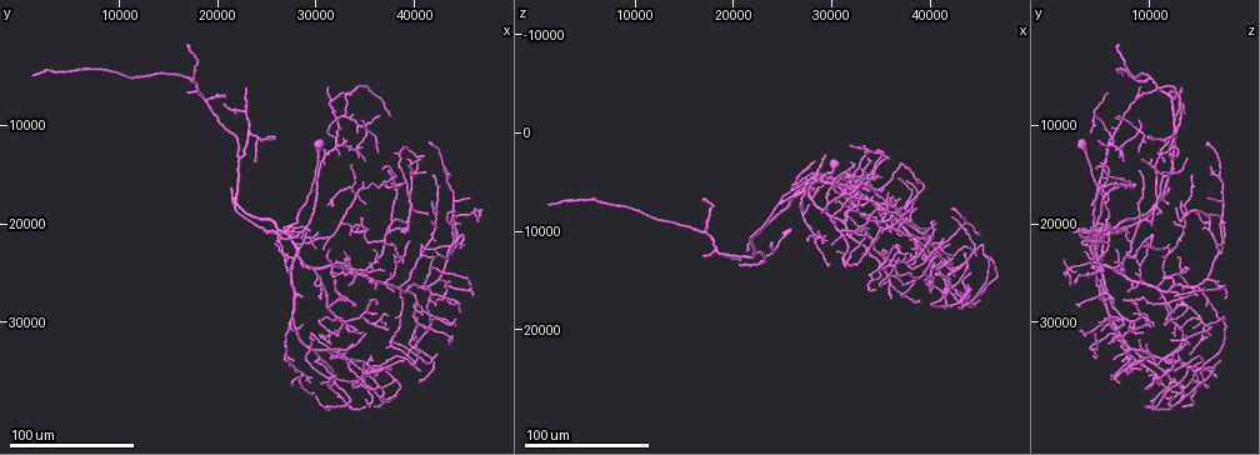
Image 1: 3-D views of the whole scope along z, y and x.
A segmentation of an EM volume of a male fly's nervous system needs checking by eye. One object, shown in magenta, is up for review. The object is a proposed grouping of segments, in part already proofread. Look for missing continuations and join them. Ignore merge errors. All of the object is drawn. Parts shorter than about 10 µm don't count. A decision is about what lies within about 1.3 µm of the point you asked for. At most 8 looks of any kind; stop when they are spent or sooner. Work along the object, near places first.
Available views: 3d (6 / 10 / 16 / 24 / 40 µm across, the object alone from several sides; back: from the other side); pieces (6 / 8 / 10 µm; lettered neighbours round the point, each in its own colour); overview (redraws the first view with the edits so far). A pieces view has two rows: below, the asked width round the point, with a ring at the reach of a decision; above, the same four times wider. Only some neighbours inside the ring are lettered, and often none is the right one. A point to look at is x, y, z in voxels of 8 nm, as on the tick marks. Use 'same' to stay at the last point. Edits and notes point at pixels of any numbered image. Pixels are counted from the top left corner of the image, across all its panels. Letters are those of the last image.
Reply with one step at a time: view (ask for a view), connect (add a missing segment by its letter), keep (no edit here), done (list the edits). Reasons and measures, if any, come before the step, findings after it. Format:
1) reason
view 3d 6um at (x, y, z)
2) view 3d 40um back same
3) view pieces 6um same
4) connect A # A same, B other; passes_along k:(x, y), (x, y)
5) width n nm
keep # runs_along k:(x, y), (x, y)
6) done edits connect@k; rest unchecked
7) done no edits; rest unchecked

long arm stops here
view 3d 40um at (36600, 38400, 12800)

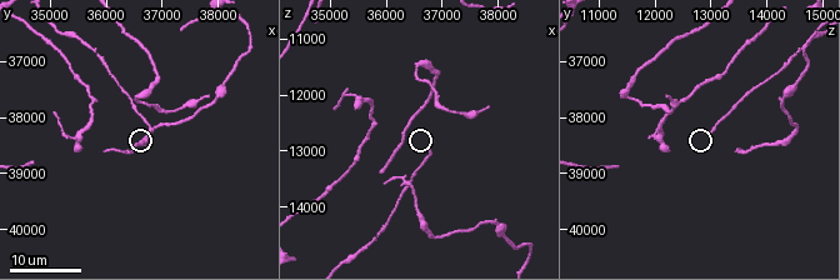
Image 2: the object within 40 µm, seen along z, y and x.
view pieces 10um at (36800, 38250, 12800)

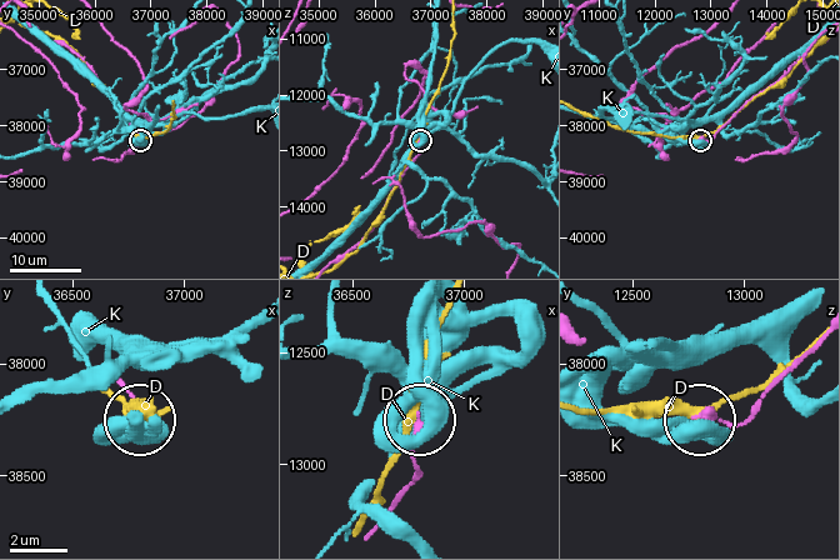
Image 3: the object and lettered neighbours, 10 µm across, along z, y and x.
width 300 nm
keep # D other, K other; runs_along 3:(369, 531), (415, 474), (420, 419); none of them fits

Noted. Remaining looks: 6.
an open end
view 3d 24um at (34600, 31000, 9400)

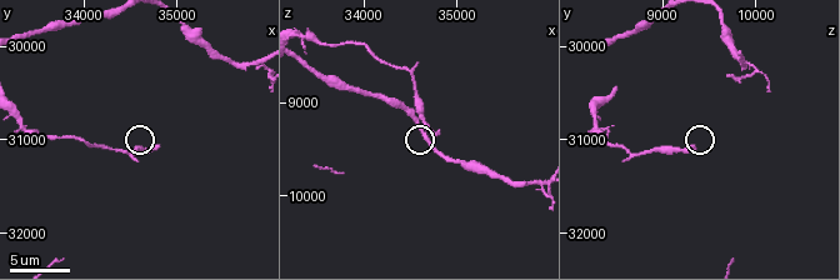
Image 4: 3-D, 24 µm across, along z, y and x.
what lies round it
view pieces 10um at (34800, 31100, 9350)

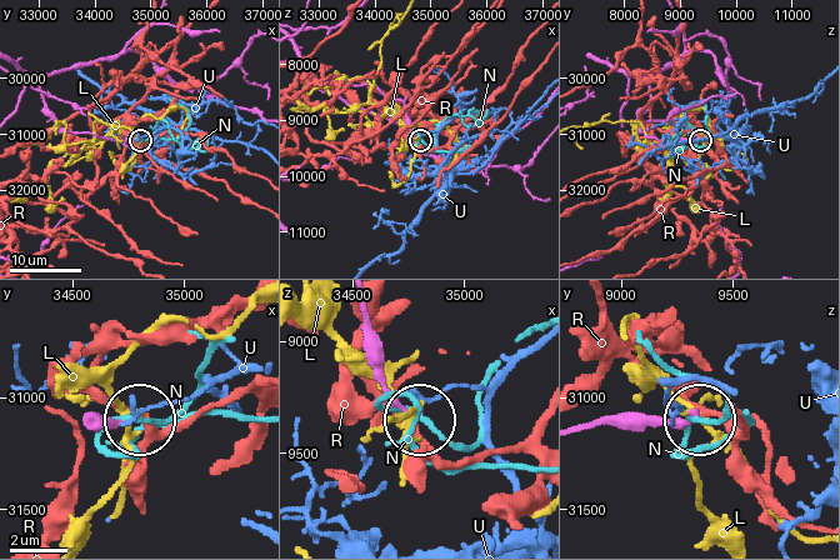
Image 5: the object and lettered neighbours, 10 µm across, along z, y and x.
keep # L other, N other, R other, U other; none of them fits

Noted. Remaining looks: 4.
an open end
view 3d 40um at (41000, 30800, 13200)

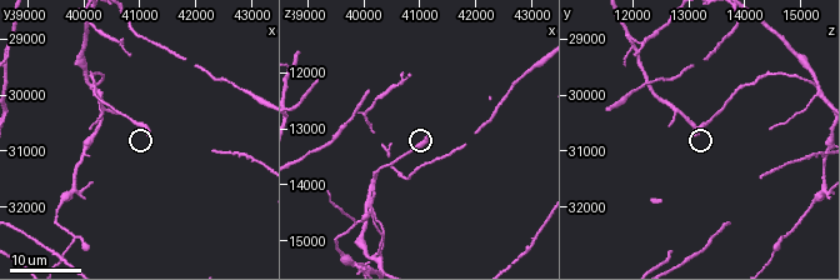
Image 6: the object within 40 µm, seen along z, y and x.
view pieces 8um at (41150, 30750, 13150)

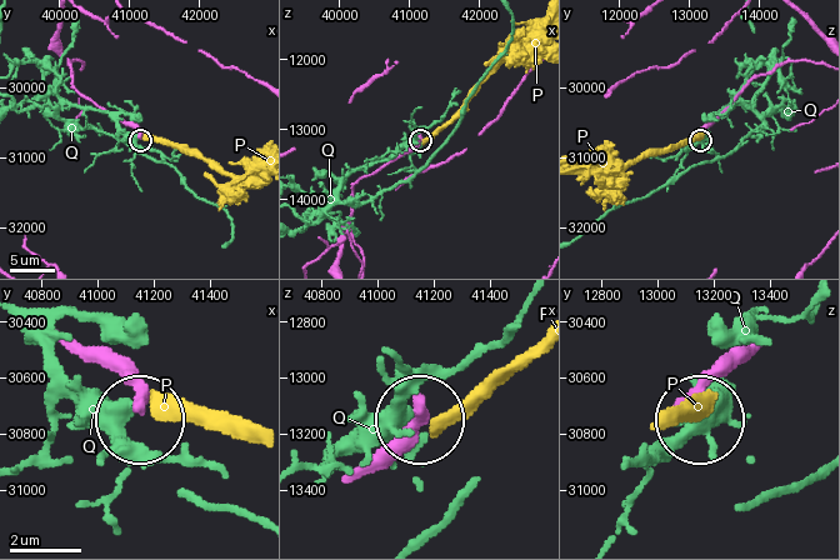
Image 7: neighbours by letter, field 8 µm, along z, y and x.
keep # P other, Q other; none of them fits

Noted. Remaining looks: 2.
long arm stops here
view 3d 24um at (46400, 18400, 12400)

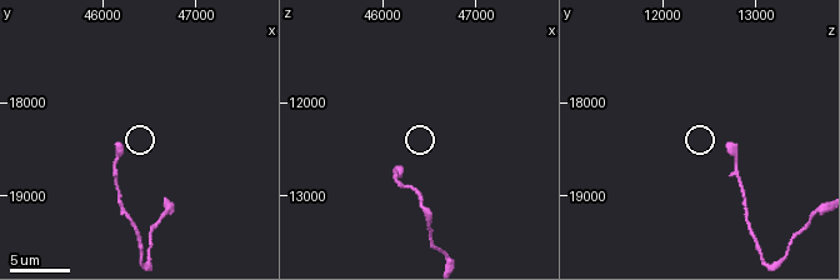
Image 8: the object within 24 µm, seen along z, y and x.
view pieces 10um at (46150, 18450, 12700)

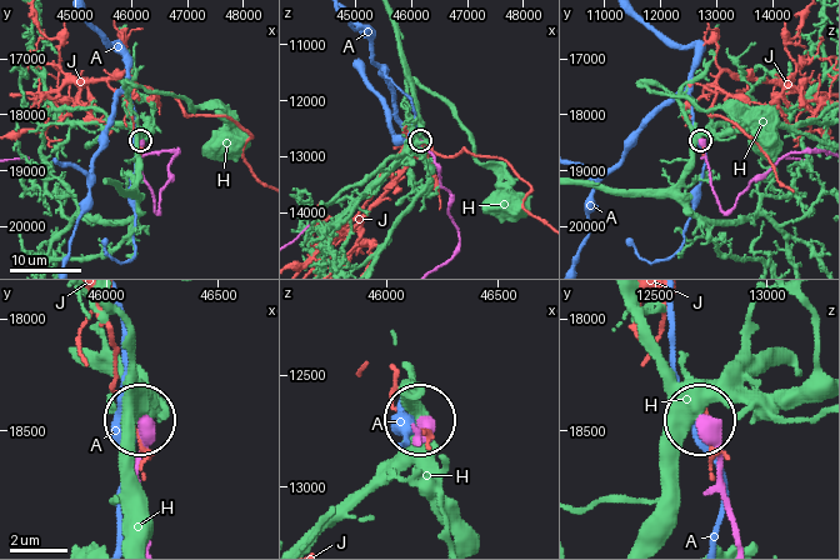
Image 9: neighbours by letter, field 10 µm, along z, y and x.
keep # A other, H other, J other; runs_along 9:(753, 181), (731, 208), (723, 210), (700, 140); none of them fits

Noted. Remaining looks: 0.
done no edits; rest unchecked

